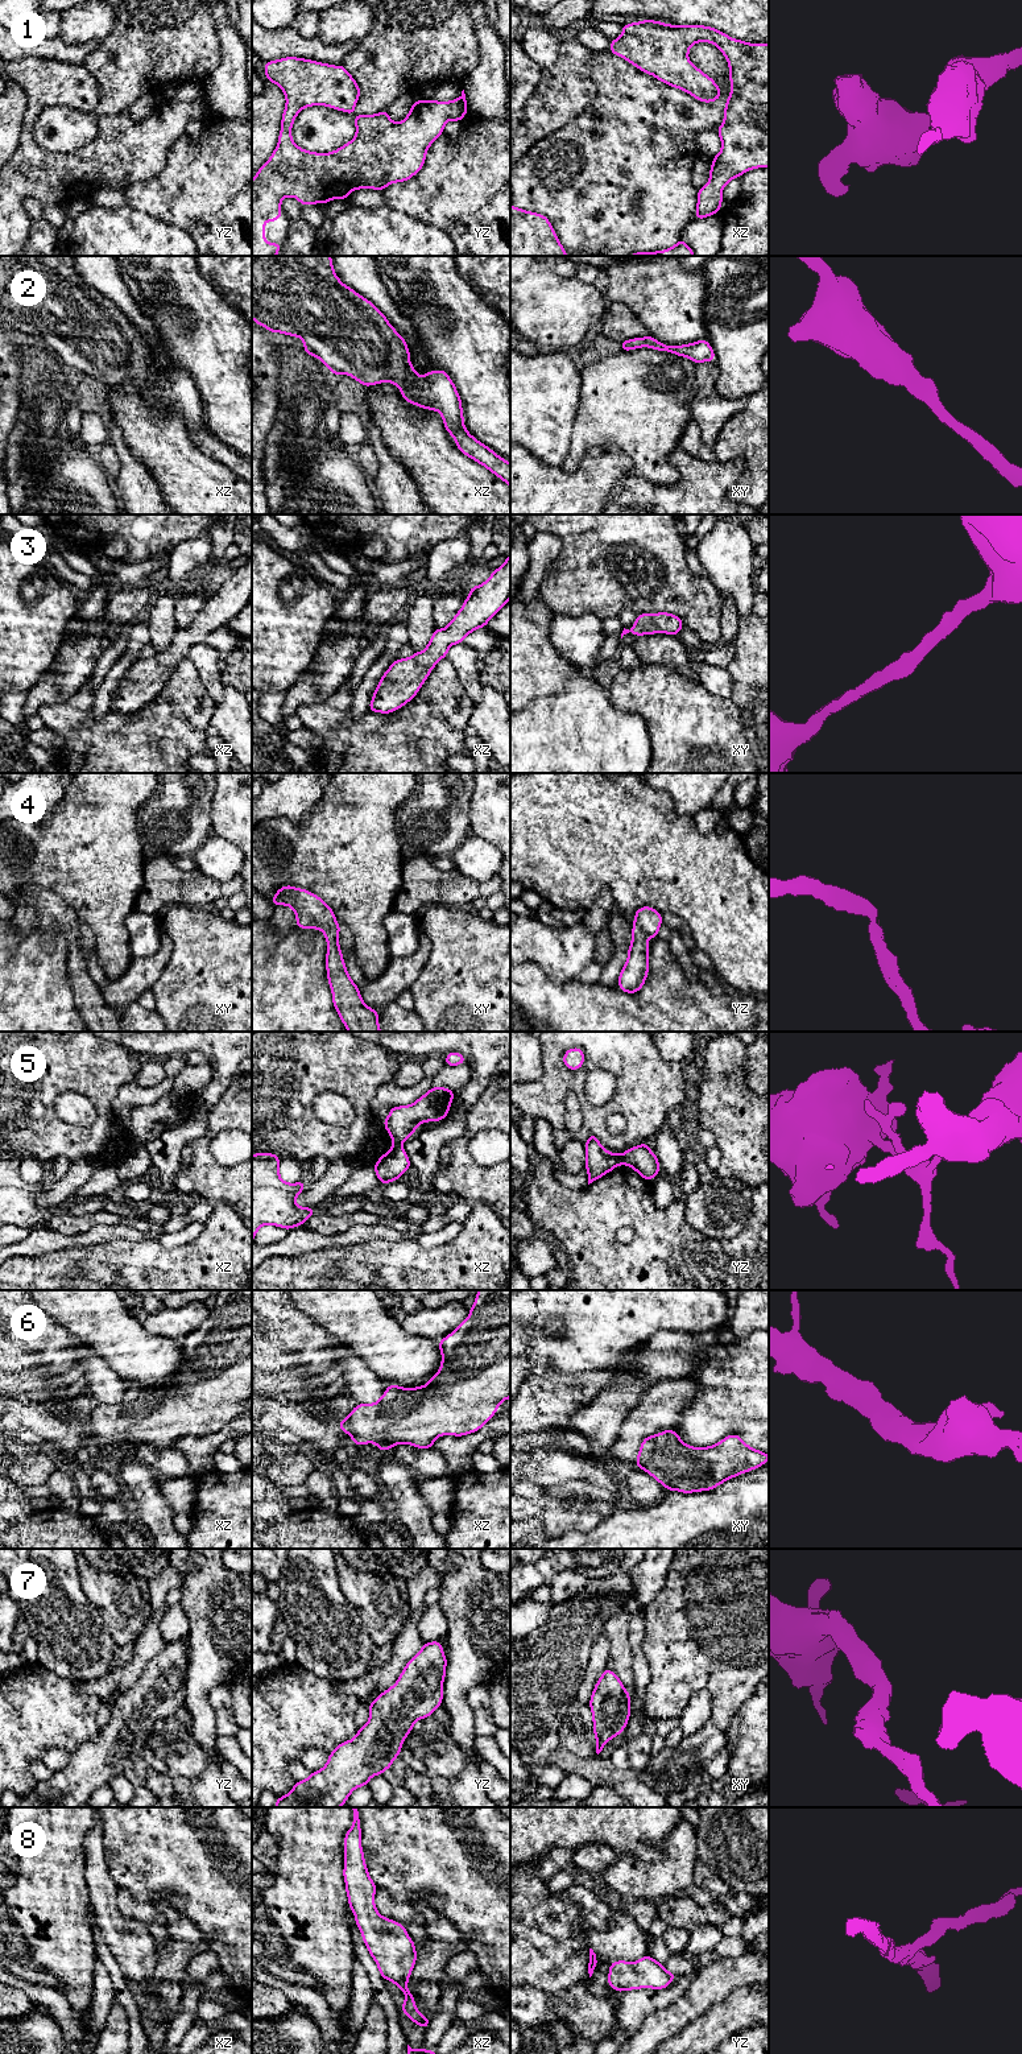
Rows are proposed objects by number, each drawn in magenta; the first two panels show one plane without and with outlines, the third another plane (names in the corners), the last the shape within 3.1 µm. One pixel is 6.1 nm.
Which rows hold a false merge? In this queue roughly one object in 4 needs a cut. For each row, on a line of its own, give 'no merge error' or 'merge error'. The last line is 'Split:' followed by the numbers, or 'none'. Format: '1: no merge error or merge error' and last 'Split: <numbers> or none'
1: no merge error
2: no merge error
3: no merge error
4: no merge error
5: merge error
6: no merge error
7: no merge error
8: no merge error
Split: 5

